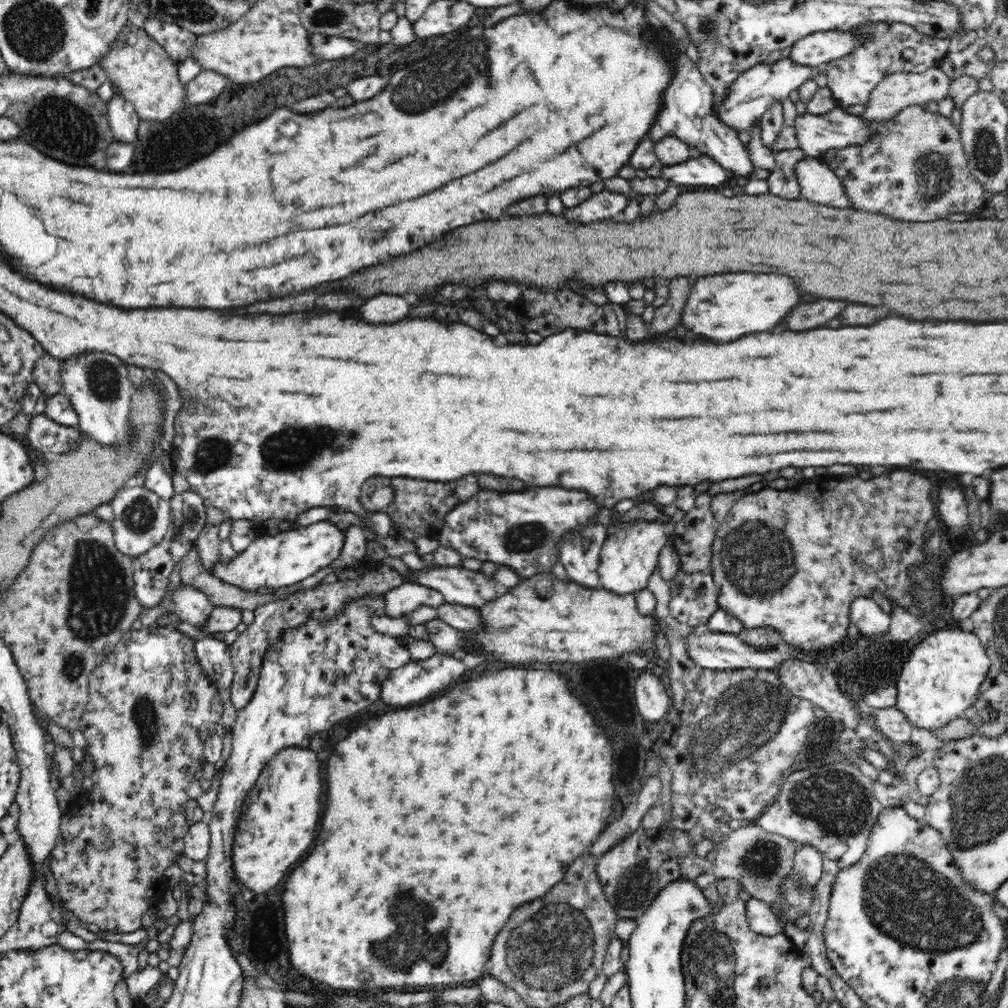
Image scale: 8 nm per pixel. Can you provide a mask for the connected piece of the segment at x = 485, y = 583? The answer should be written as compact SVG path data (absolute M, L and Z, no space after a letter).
M432 565L429 571L413 571L421 584L440 592L446 603L480 609L500 596L498 584L492 576L464 566L450 568Z

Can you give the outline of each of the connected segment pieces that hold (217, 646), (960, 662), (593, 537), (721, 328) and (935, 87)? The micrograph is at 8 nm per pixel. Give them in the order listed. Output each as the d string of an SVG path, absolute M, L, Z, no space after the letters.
M207 636L205 639L195 642L195 653L202 670L220 693L223 713L219 728L221 731L230 731L238 711L231 701L234 667L230 647L224 641Z
M942 629L926 637L918 643L908 657L898 677L895 687L897 690L894 706L906 715L908 722L924 730L936 730L946 726L954 718L958 718L979 694L979 686L989 671L991 660L986 654L985 647L977 636L965 630Z
M598 522L584 528L581 534L566 534L558 548L559 562L567 576L580 586L598 588L600 552L606 540L606 523Z
M724 272L724 274L714 274L710 278L698 278L692 286L688 304L682 312L680 321L684 327L694 330L696 334L702 334L710 340L718 340L718 342L732 342L736 338L740 338L746 332L768 332L772 328L776 328L778 324L782 324L788 314L802 302L802 292L796 286L796 282L792 278L782 278L782 274L772 274L770 278L762 278L758 274L748 274L748 272Z
M930 67L920 74L898 72L892 76L886 76L870 94L870 102L866 104L866 112L860 116L867 121L882 123L883 120L890 120L896 114L900 114L902 109L908 106L923 106L926 102L937 102L941 104L950 92L952 79L941 69L941 67Z

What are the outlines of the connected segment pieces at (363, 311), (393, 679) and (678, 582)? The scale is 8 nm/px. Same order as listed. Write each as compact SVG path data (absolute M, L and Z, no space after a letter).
M374 296L364 306L360 306L360 316L368 322L396 322L410 314L410 304L404 300L404 296Z
M438 652L430 656L430 658L412 660L400 668L391 670L386 675L381 684L379 698L384 704L408 706L408 704L430 698L432 694L436 694L436 692L448 688L450 684L454 684L454 681L466 679L470 668L462 659Z
M681 570L670 582L670 615L690 626L707 624L708 618L720 609L715 582L710 573L686 574Z

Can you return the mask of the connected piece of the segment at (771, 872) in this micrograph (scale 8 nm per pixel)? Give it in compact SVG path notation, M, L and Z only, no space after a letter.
M750 823L746 827L732 830L722 840L714 844L713 850L716 851L716 858L712 862L712 873L717 879L738 880L740 885L746 887L746 893L770 905L782 924L786 924L787 920L783 920L783 916L779 914L780 889L778 889L778 882L782 882L784 876L793 871L793 858L799 846L800 844L796 844L788 838L771 834L764 831L759 825Z

